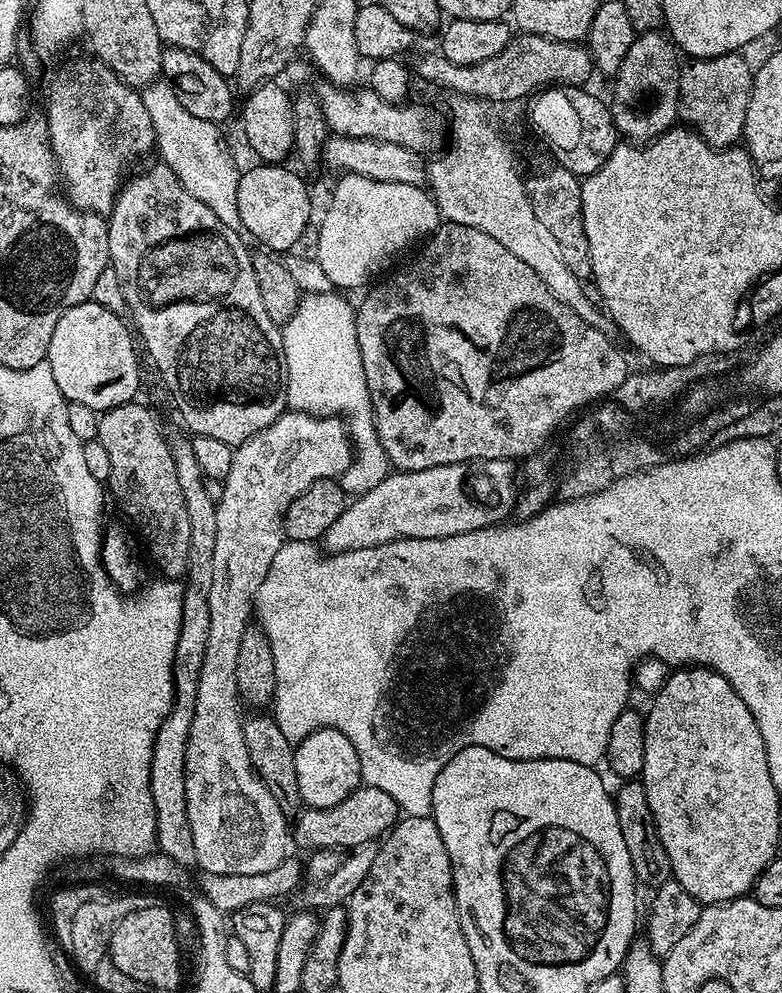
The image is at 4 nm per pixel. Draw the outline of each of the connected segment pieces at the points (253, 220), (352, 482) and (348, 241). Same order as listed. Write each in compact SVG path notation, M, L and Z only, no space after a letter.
M263 162L255 166L257 168L245 167L238 182L238 217L241 218L241 229L249 237L252 235L254 239L261 240L265 249L276 254L287 253L294 242L298 242L302 230L306 230L306 226L314 220L308 184L299 176L299 171L291 172L288 166Z
M335 291L330 292L313 292L305 295L301 299L300 304L294 310L294 314L287 322L282 325L282 331L284 333L284 370L286 373L286 387L288 389L288 403L287 407L294 412L304 412L307 416L334 416L337 418L343 418L346 421L346 427L348 429L348 435L352 441L352 447L354 449L354 459L352 465L338 477L342 490L348 493L349 497L355 498L366 494L366 490L374 490L374 486L378 486L378 482L382 482L390 475L390 465L388 462L388 455L386 450L382 446L382 442L378 438L378 430L376 429L376 419L372 413L372 403L370 402L370 390L366 386L366 374L362 370L362 354L358 350L358 334L356 333L356 308L354 304L351 304L348 300L343 300L343 295L337 294Z
M347 174L337 180L340 181L332 192L324 221L318 224L320 237L315 258L322 270L326 270L333 289L363 289L371 276L379 277L385 271L383 268L391 256L406 251L415 240L423 241L431 236L442 223L435 200L421 185L378 182L374 178Z

